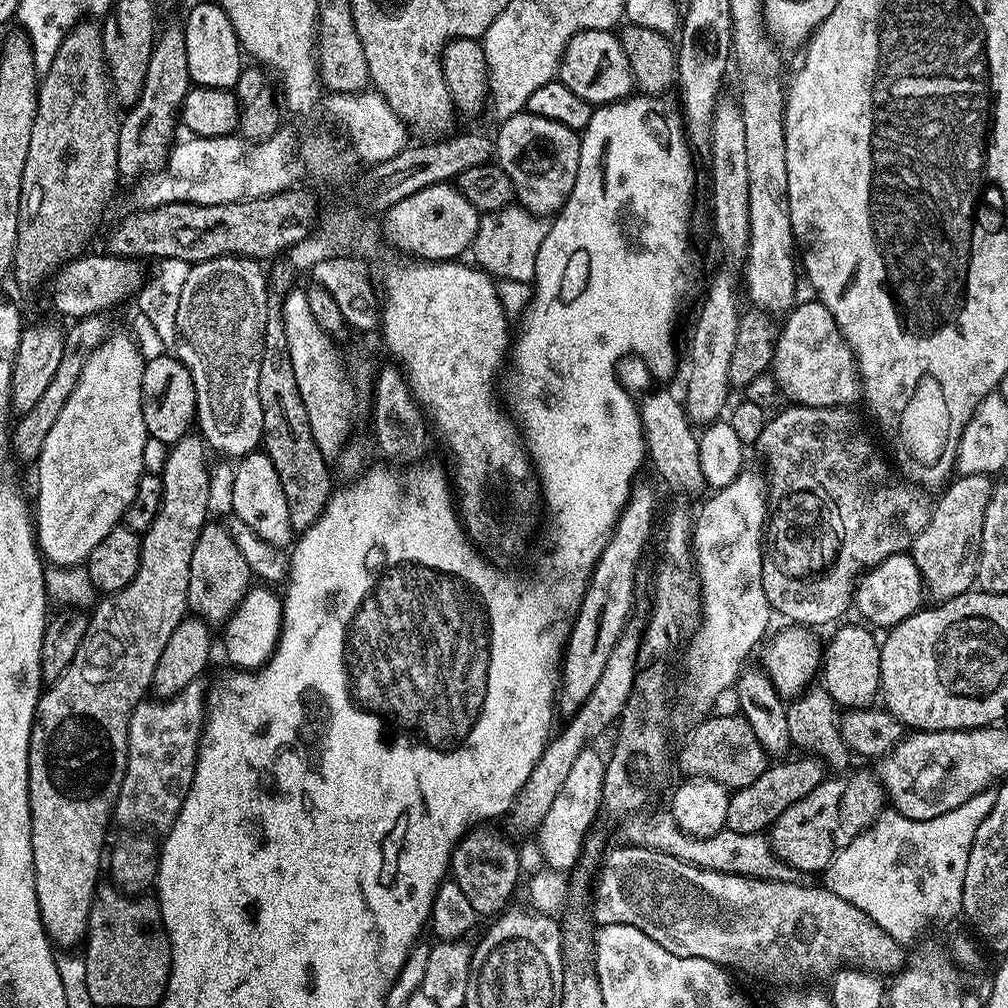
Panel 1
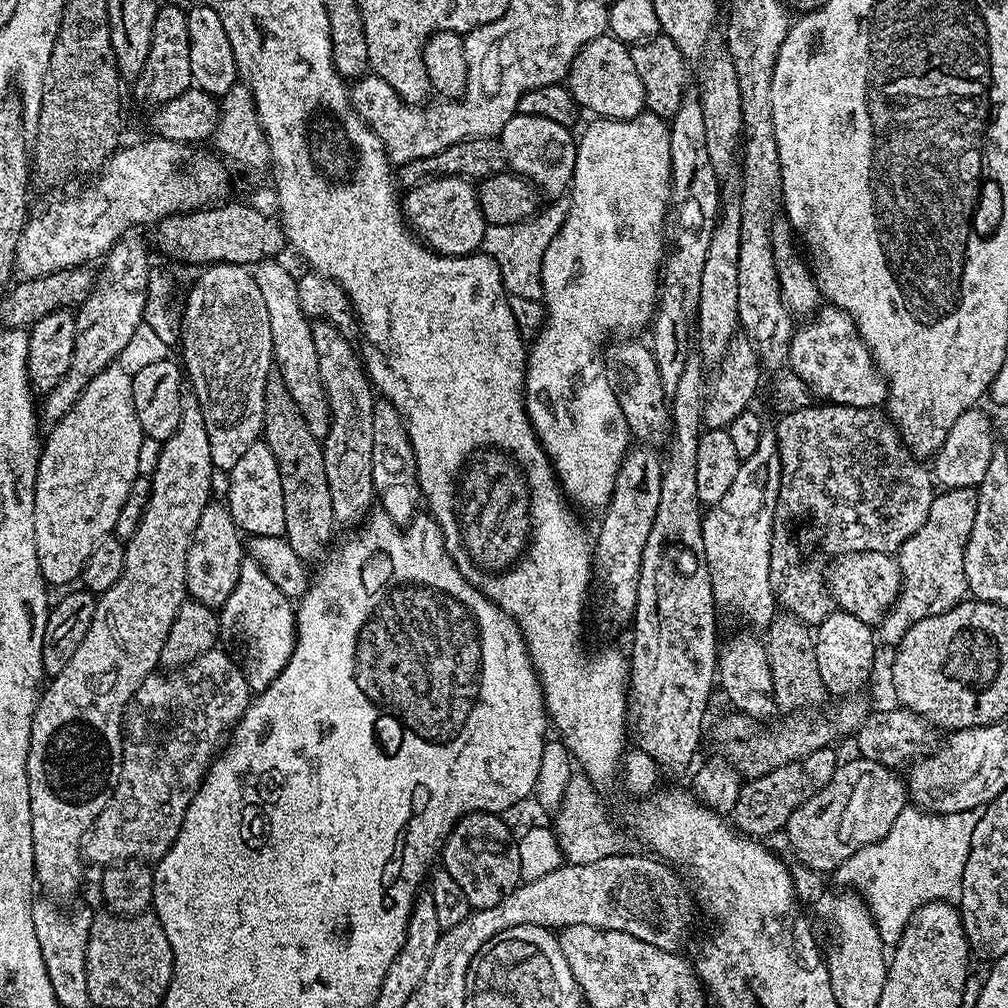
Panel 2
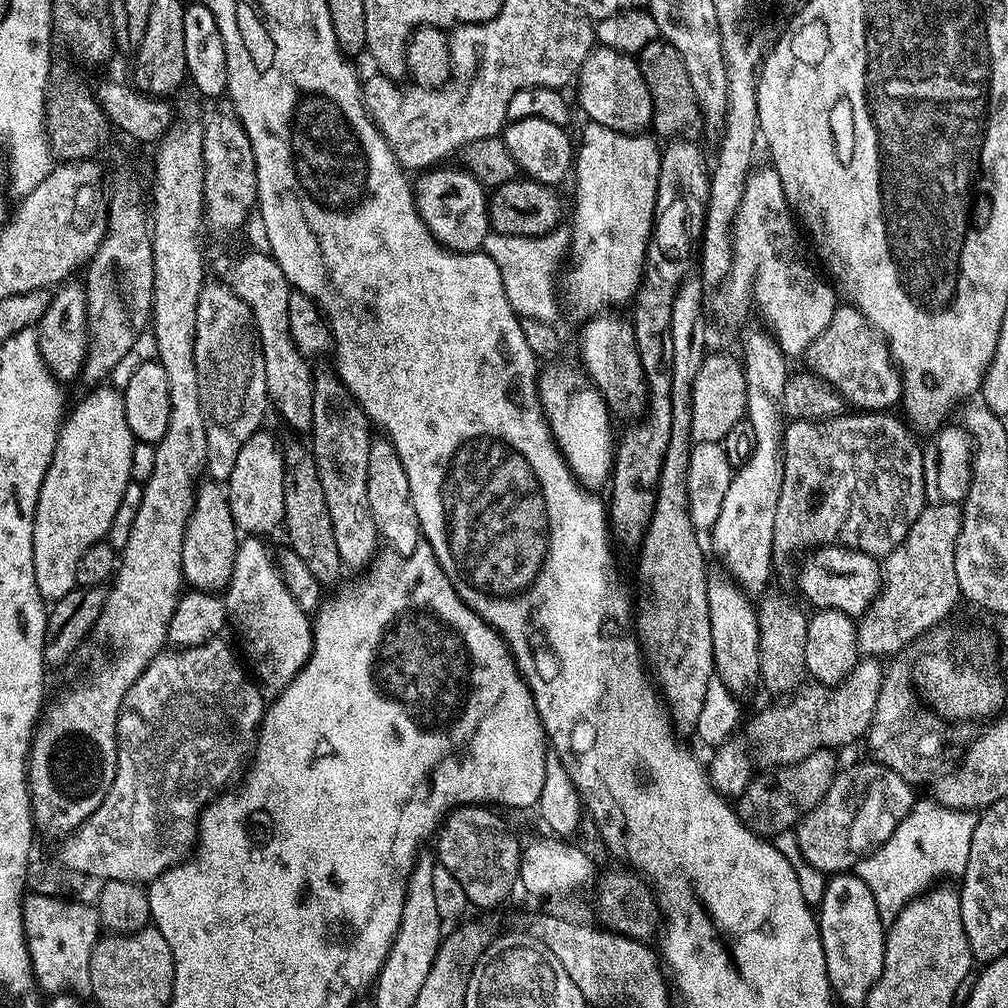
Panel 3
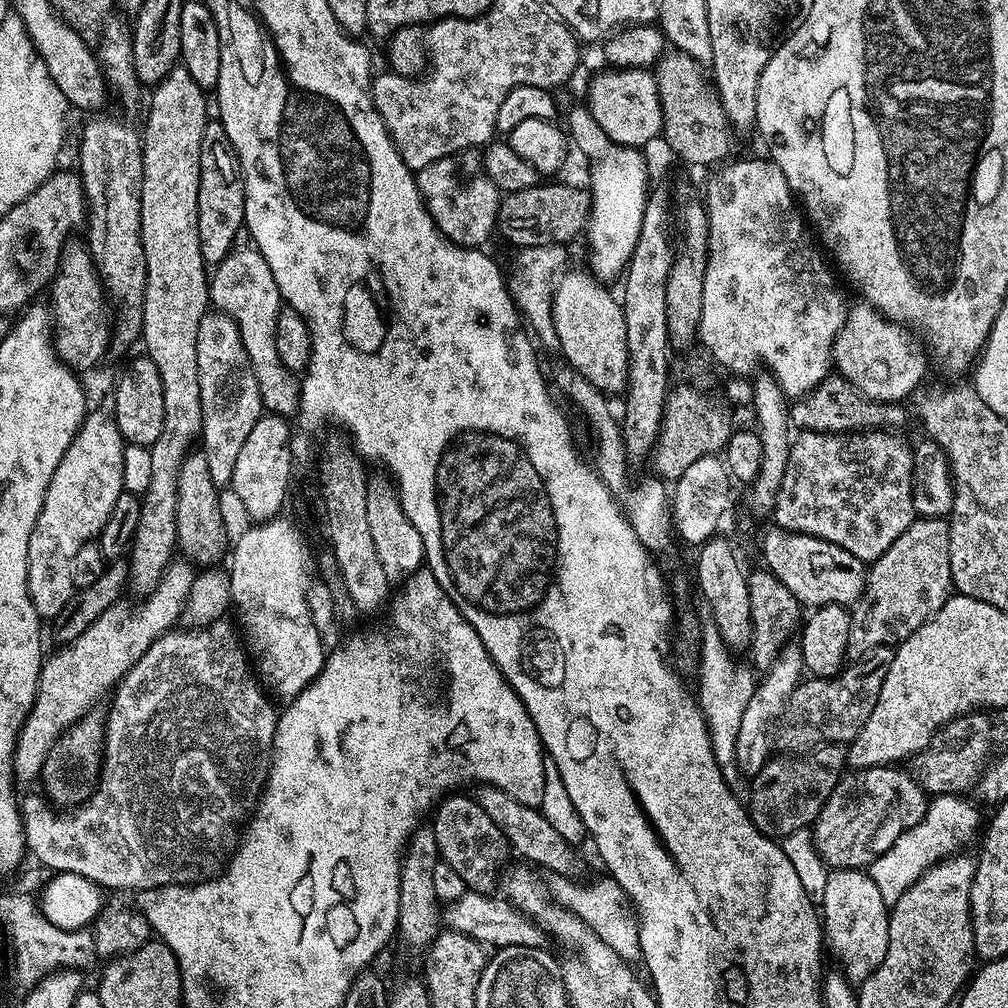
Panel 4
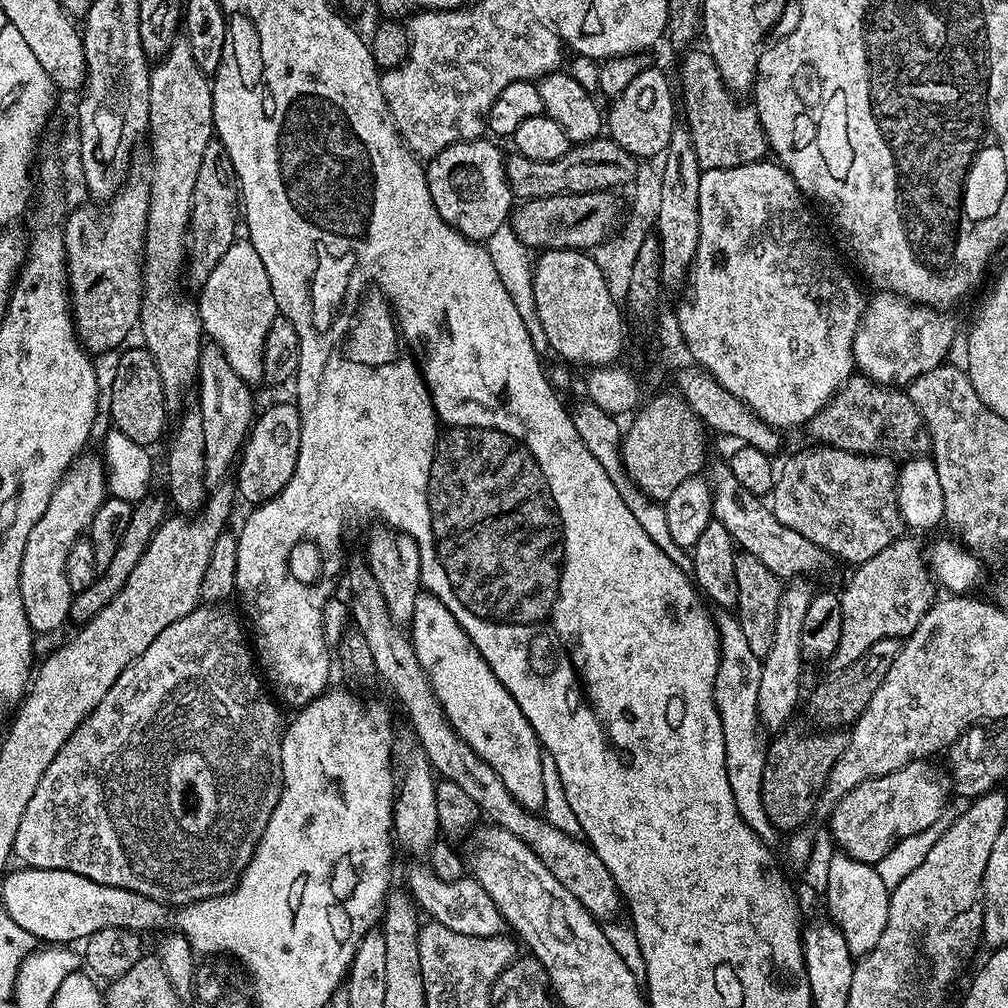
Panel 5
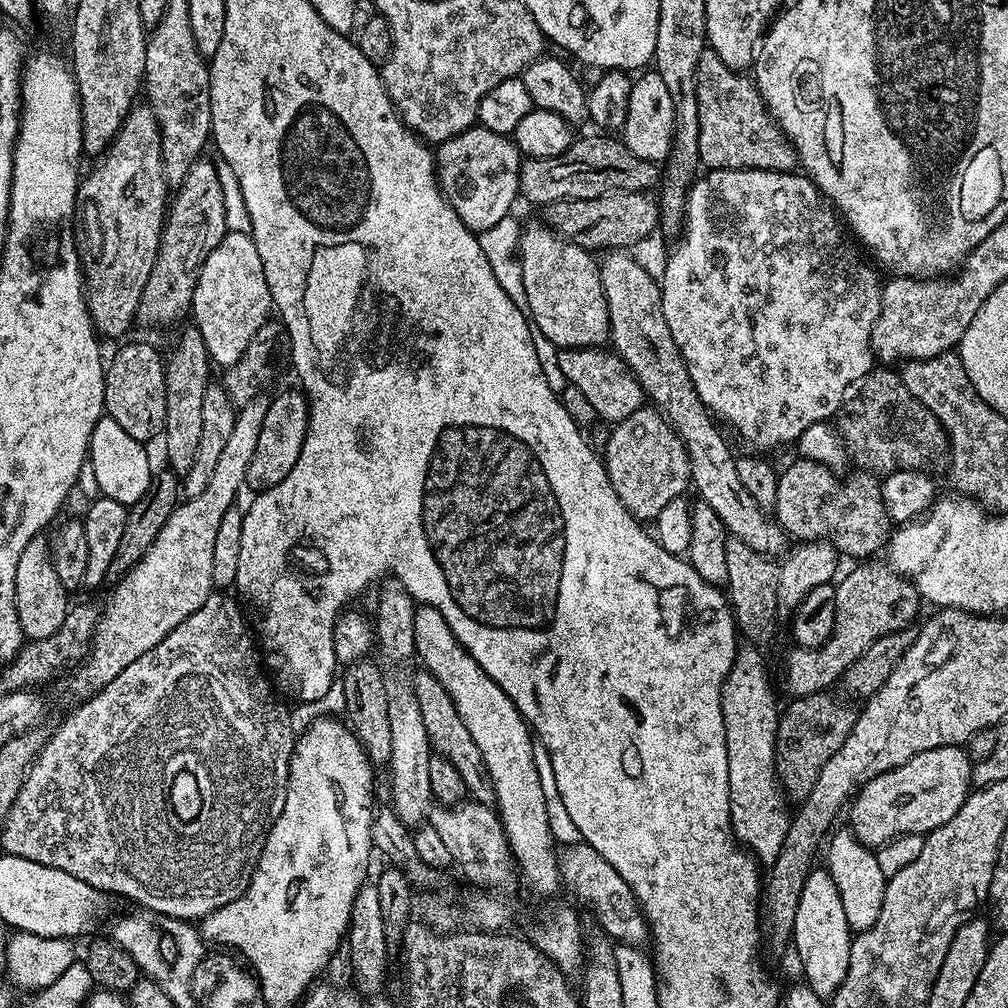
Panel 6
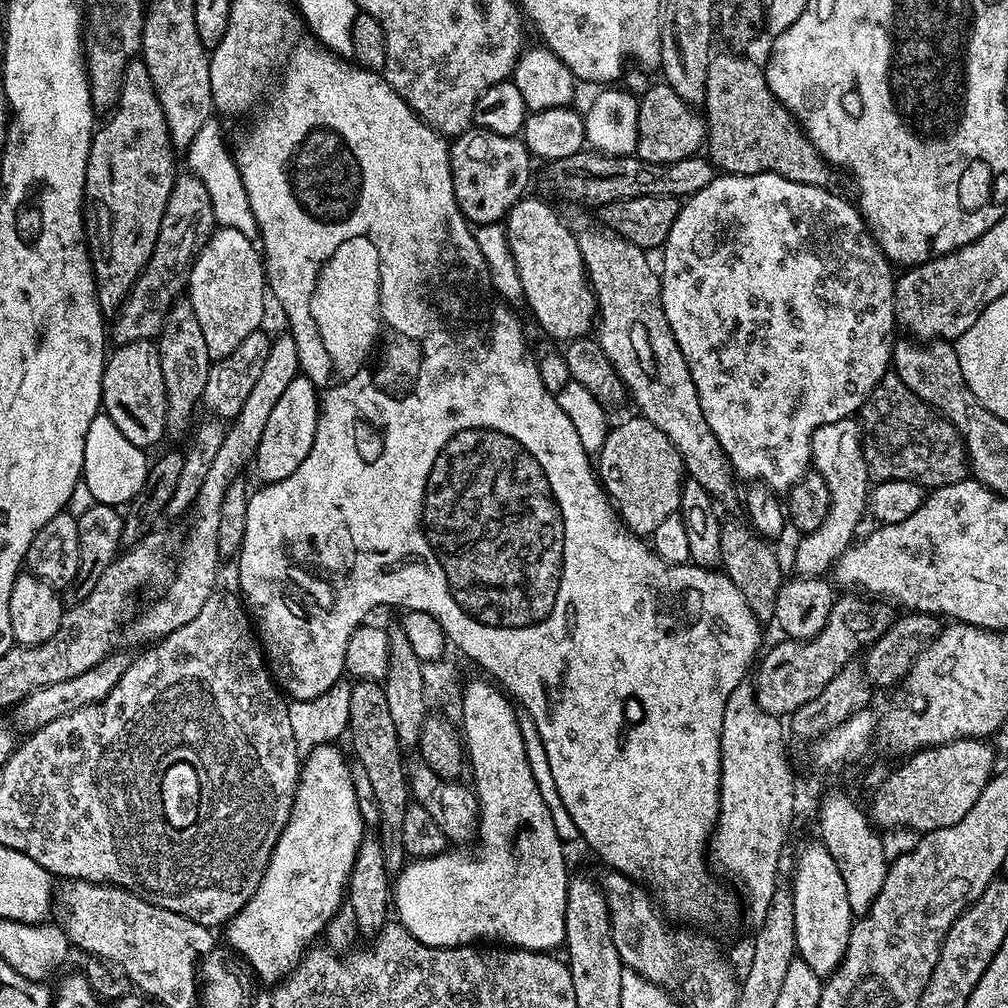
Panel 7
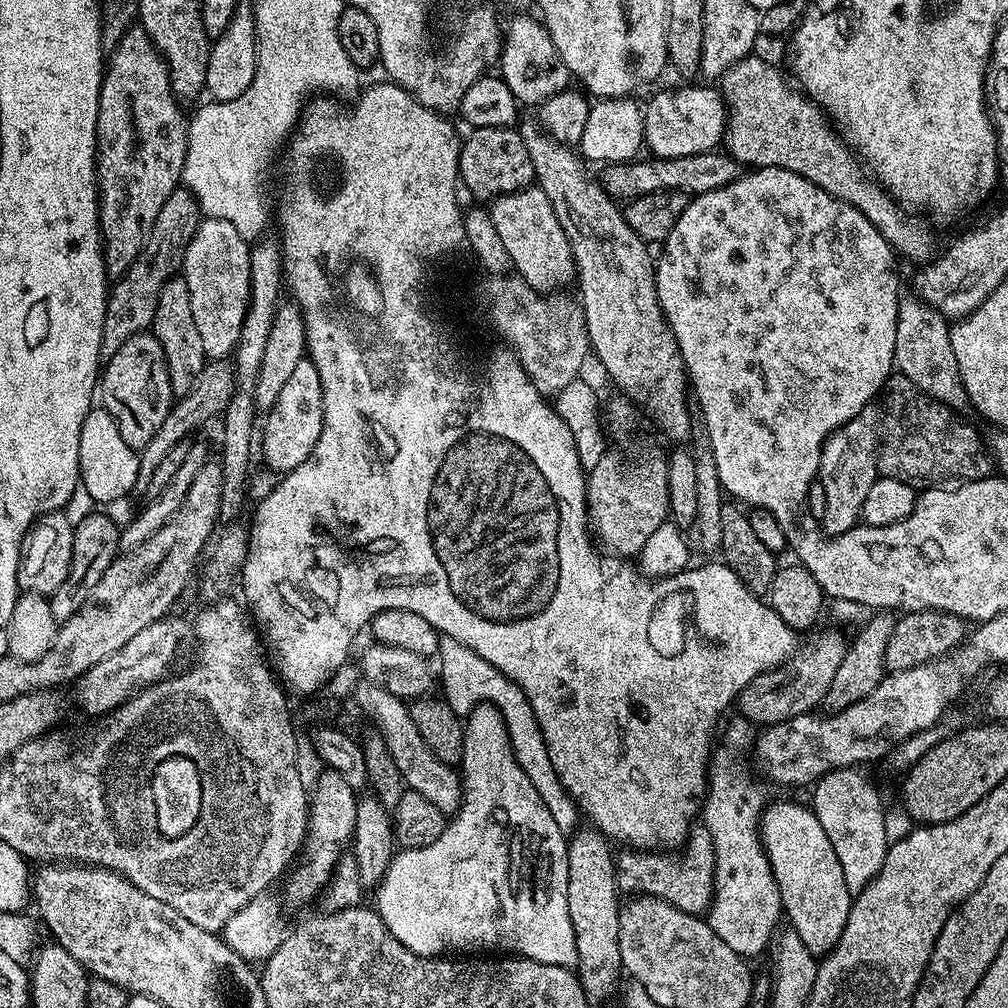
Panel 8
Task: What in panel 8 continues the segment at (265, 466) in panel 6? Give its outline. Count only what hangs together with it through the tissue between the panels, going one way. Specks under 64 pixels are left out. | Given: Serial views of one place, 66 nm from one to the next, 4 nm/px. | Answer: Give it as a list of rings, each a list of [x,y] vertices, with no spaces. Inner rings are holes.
[[[310,359],[298,362],[291,377],[278,393],[278,402],[267,409],[264,420],[264,437],[259,437],[258,446],[264,450],[264,460],[276,474],[293,472],[298,466],[308,463],[310,454],[318,446],[322,434],[322,378],[318,366]]]

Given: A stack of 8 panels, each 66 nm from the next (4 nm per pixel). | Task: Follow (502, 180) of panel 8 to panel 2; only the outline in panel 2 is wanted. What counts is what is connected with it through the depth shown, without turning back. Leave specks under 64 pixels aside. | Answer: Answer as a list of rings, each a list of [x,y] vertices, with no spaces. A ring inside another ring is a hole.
[[[462,176],[429,178],[402,196],[402,211],[409,228],[442,256],[471,256],[481,247],[486,227],[476,188]]]

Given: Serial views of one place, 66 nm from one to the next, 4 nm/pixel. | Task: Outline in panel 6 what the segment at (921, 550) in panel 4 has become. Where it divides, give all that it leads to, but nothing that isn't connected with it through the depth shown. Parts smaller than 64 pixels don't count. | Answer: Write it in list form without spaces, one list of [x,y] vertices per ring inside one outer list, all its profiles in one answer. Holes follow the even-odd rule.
[[[864,562],[861,568],[856,568],[853,572],[848,572],[839,577],[838,583],[835,585],[836,590],[836,613],[834,614],[834,630],[830,634],[830,638],[820,648],[802,648],[799,646],[793,647],[793,652],[789,654],[784,660],[784,688],[789,692],[789,697],[795,698],[798,696],[809,696],[810,694],[818,694],[819,692],[827,692],[833,686],[832,683],[839,681],[844,675],[844,671],[854,663],[858,658],[862,658],[862,654],[866,654],[866,650],[870,650],[870,646],[874,646],[874,642],[878,642],[878,638],[882,638],[891,632],[901,632],[903,628],[909,627],[913,623],[912,619],[920,612],[922,601],[916,588],[911,582],[905,580],[903,576],[897,574],[892,568],[888,567],[887,563],[880,562],[880,564],[868,564],[872,562]]]

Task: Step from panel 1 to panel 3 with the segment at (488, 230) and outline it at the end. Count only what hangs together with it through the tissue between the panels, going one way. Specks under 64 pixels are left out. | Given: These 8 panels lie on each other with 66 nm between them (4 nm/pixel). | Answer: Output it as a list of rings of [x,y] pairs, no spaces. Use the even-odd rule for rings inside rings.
[[[561,224],[544,236],[498,235],[489,232],[483,239],[481,251],[494,259],[502,276],[503,290],[511,308],[522,318],[536,319],[540,323],[555,325],[558,318],[558,290],[554,288],[554,272],[558,262],[567,255],[571,247],[571,227]]]

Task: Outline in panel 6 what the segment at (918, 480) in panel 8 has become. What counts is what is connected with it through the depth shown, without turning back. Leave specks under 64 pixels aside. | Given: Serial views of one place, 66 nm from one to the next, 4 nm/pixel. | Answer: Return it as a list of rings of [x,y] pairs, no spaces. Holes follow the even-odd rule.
[[[877,367],[864,377],[850,403],[839,413],[839,420],[839,439],[844,441],[851,463],[857,469],[880,478],[902,470],[936,474],[939,468],[947,469],[946,430],[936,415],[906,390],[899,371],[891,367]]]

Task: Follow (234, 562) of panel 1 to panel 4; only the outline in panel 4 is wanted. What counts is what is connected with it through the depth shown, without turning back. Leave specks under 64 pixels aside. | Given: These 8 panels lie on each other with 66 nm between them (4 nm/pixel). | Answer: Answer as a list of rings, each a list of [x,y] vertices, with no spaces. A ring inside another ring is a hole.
[[[193,450],[178,470],[178,506],[176,507],[176,543],[179,551],[193,565],[216,566],[225,559],[230,548],[230,536],[224,529],[224,512],[220,509],[220,496],[210,478],[210,462],[202,450]]]

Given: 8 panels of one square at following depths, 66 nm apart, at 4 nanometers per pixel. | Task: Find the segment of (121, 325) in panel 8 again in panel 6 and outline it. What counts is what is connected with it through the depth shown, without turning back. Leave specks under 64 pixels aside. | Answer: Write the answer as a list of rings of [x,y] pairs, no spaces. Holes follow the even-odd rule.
[[[201,158],[194,162],[194,166],[190,166],[186,178],[175,189],[167,205],[154,270],[150,270],[150,278],[146,278],[146,290],[142,290],[142,298],[138,302],[136,324],[139,327],[164,328],[191,309],[194,286],[204,260],[228,233],[220,169],[207,158]]]

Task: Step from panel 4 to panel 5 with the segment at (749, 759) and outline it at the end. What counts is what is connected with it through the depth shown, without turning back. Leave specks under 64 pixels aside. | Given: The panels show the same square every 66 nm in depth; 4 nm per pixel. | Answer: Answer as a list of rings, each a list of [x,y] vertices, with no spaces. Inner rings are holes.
[[[797,578],[787,585],[778,604],[778,622],[774,628],[774,642],[762,657],[762,683],[758,688],[758,714],[761,725],[779,729],[787,725],[796,712],[800,700],[800,679],[804,676],[806,661],[802,655],[802,622],[814,595],[811,579]]]

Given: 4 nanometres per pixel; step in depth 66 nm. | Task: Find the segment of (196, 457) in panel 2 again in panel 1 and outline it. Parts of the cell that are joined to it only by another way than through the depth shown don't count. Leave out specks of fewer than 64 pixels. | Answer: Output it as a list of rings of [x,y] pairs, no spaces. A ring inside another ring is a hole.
[[[189,434],[183,436],[177,444],[171,445],[168,449],[168,457],[164,463],[164,470],[160,476],[160,481],[162,482],[162,506],[158,510],[158,514],[154,518],[154,522],[150,522],[150,526],[142,534],[142,539],[140,542],[140,561],[138,562],[138,574],[134,574],[134,578],[125,588],[113,592],[111,594],[105,595],[104,600],[100,605],[97,603],[95,607],[91,609],[88,625],[86,626],[86,634],[82,638],[82,642],[78,646],[78,654],[74,654],[74,662],[70,662],[70,666],[66,666],[66,674],[62,674],[62,678],[55,680],[53,684],[47,685],[41,691],[40,700],[36,704],[36,716],[32,720],[32,733],[30,734],[30,750],[28,751],[28,805],[30,806],[30,814],[32,815],[32,849],[34,850],[34,878],[36,879],[36,897],[38,898],[38,906],[40,907],[40,921],[44,927],[44,933],[48,936],[49,941],[55,942],[56,940],[60,944],[65,944],[65,949],[72,950],[76,947],[75,944],[85,939],[88,934],[88,919],[90,918],[90,910],[92,909],[92,899],[96,896],[96,889],[98,887],[98,881],[101,879],[100,868],[102,872],[102,856],[100,860],[100,847],[104,844],[104,831],[108,828],[108,820],[110,824],[110,817],[113,815],[116,799],[120,793],[120,783],[122,778],[126,774],[126,762],[128,761],[128,723],[132,717],[132,711],[134,711],[137,706],[140,705],[141,700],[145,699],[149,695],[152,679],[154,678],[154,666],[158,666],[158,658],[162,658],[162,649],[166,647],[166,642],[170,642],[170,634],[174,634],[174,626],[178,626],[178,622],[182,622],[185,618],[186,613],[189,611],[188,607],[188,587],[190,586],[190,558],[194,554],[194,542],[198,542],[198,534],[202,531],[205,524],[209,523],[210,516],[208,516],[208,499],[212,496],[212,480],[208,477],[208,456],[210,457],[209,449],[206,447],[203,436],[199,434]]]

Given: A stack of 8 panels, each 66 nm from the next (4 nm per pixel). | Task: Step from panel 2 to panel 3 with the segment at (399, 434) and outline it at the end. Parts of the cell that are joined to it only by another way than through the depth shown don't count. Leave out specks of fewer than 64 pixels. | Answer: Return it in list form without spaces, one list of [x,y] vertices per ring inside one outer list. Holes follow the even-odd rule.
[[[373,439],[370,446],[370,466],[366,482],[366,498],[370,502],[370,514],[379,539],[388,543],[387,547],[397,554],[413,552],[421,543],[420,523],[414,514],[414,504],[410,502],[410,482],[406,482],[406,470],[402,458],[394,450],[391,440]]]

